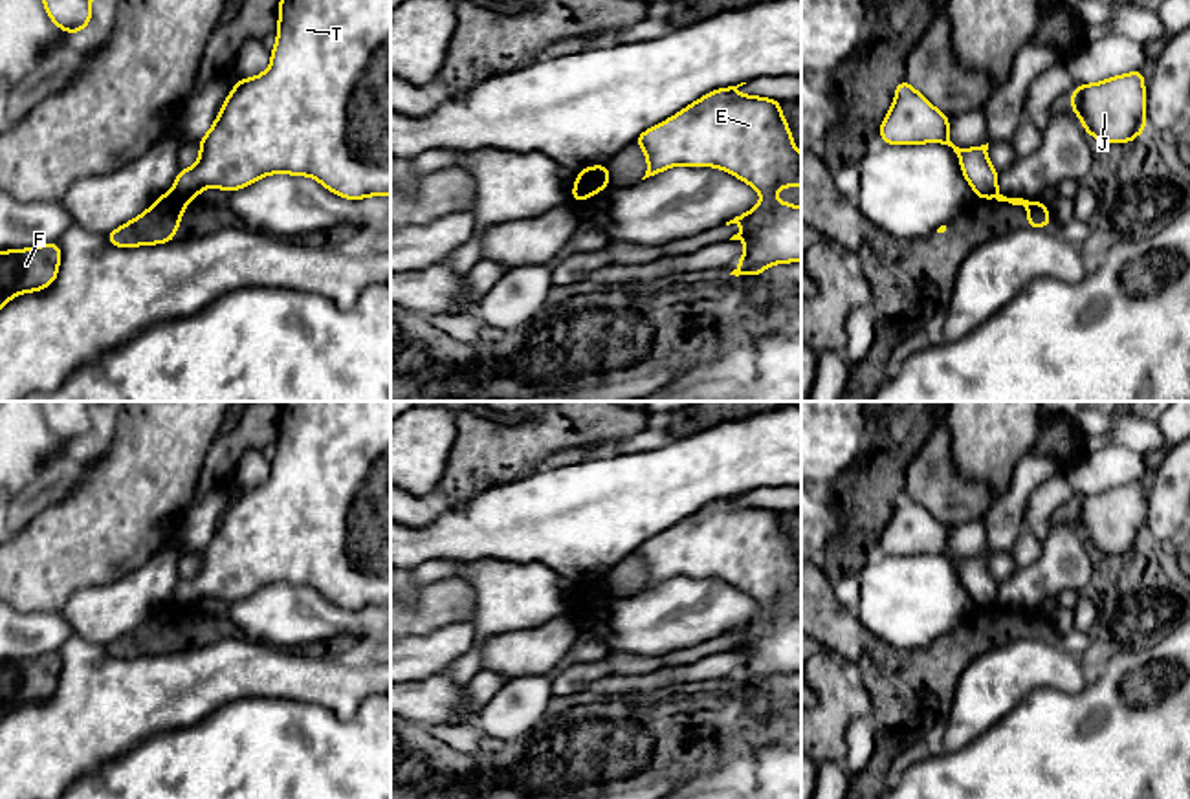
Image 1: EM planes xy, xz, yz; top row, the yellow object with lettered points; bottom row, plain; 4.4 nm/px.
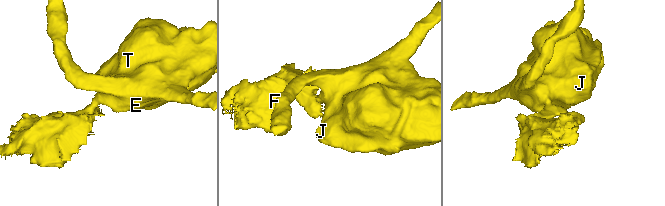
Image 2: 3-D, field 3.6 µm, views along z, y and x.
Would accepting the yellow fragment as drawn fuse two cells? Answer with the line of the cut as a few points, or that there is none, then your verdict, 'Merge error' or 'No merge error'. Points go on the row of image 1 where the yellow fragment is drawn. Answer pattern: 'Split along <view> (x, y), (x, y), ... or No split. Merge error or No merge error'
Split along xy (175, 187), (198, 195). Merge error

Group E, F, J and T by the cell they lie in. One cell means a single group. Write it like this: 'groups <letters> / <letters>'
groups E J T / F

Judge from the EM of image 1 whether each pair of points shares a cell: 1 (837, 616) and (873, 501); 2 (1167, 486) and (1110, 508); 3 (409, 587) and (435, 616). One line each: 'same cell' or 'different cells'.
1: different cells
2: same cell
3: different cells

